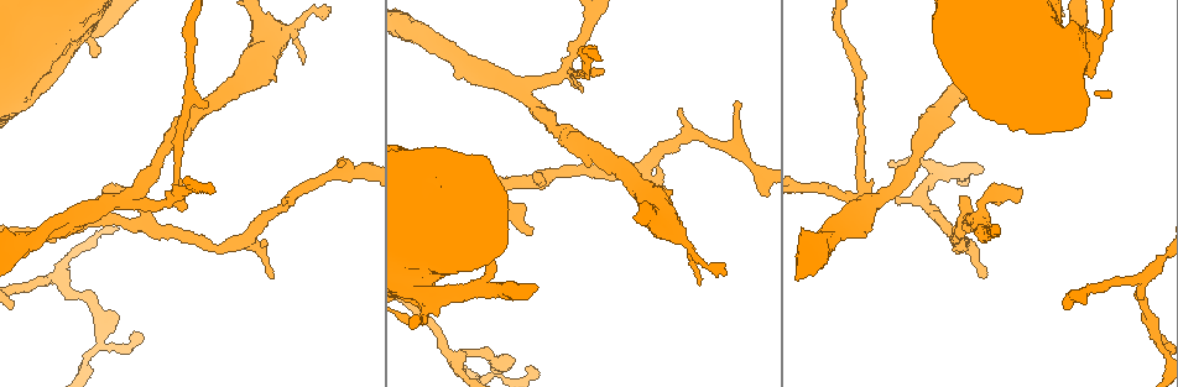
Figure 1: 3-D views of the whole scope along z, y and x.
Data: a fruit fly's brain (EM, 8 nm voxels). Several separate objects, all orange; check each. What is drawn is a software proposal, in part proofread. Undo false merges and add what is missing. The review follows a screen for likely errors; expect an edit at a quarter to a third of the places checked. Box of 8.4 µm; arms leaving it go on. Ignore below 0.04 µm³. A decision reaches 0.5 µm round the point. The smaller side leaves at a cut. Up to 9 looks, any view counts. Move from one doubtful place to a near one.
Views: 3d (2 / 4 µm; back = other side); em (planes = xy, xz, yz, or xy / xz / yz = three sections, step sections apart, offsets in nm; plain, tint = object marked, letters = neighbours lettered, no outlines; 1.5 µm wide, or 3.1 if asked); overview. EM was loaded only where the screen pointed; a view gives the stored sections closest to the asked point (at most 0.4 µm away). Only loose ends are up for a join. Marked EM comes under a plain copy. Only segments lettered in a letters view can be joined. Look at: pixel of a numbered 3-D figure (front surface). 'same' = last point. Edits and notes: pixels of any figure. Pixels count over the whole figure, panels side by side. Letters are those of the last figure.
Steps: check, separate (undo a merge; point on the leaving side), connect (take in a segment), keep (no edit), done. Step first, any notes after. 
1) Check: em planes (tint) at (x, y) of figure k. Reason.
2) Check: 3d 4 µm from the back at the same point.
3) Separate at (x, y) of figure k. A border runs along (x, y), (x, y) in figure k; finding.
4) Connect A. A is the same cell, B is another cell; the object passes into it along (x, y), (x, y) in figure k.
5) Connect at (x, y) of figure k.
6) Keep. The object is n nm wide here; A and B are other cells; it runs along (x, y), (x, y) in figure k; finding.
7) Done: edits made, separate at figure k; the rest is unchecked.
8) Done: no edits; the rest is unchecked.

Check: 3d 2 µm at (456, 353) of figure 1. A narrow waist.

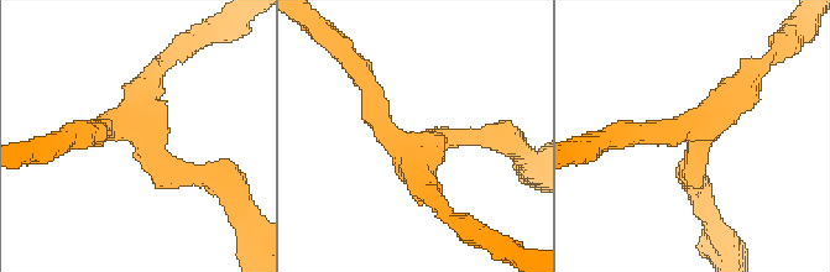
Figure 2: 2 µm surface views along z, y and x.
Check: em xz step 4 (tint) at (417, 145) of figure 2. 3 arms meet here; the arms are 170, 200, 200 nm wide; need the tissue.

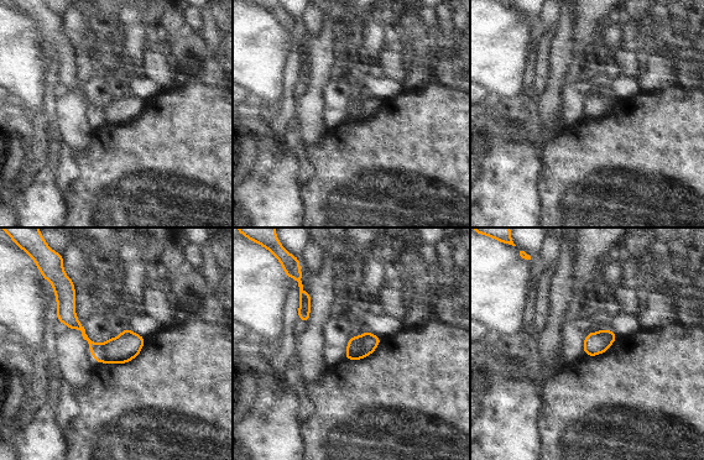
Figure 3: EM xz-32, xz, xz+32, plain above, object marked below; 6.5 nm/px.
Check: em xy step 8 (letters) at the same point. Cut it another way.

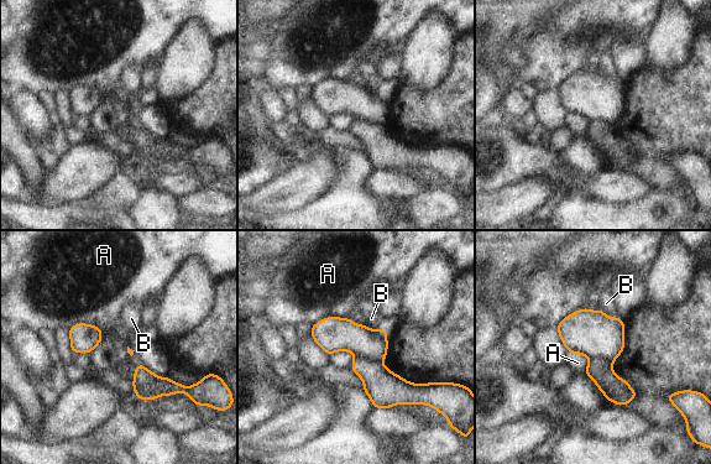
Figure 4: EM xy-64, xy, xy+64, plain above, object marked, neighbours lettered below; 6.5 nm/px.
Separate at (385, 389) of figure 4. The object is 40 nm wide here; A and B are other cells; two cells meet here.

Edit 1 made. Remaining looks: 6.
Check: overview.

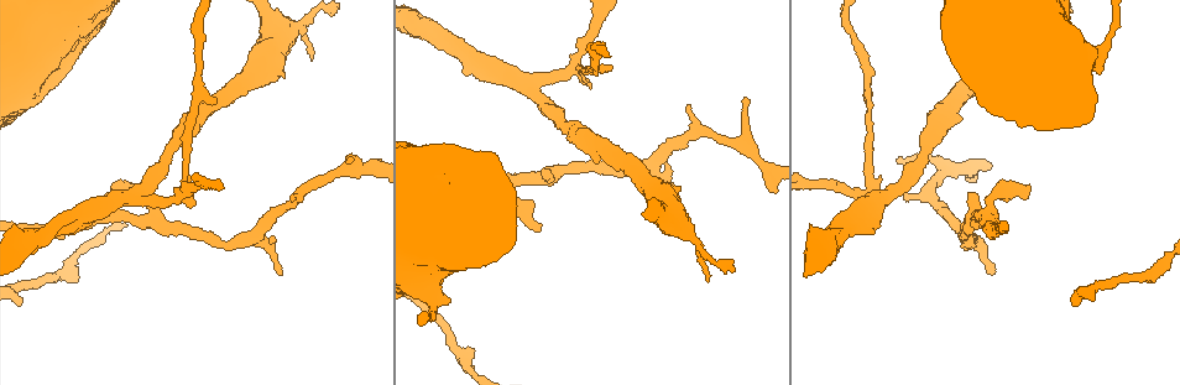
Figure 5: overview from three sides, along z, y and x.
Check: 3d 4 µm at (69, 230) of figure 5. Stops while still wide.

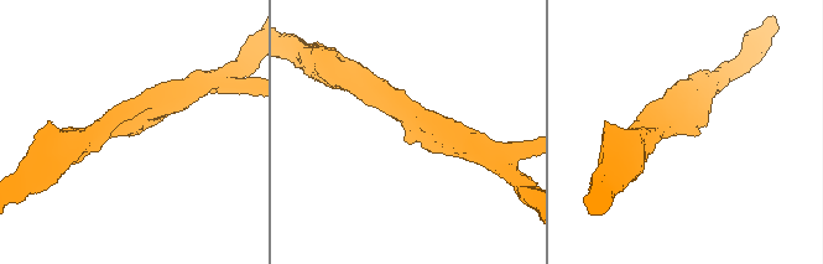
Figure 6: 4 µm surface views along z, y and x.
Check: em planes (letters) at (698, 132) of figure 6.

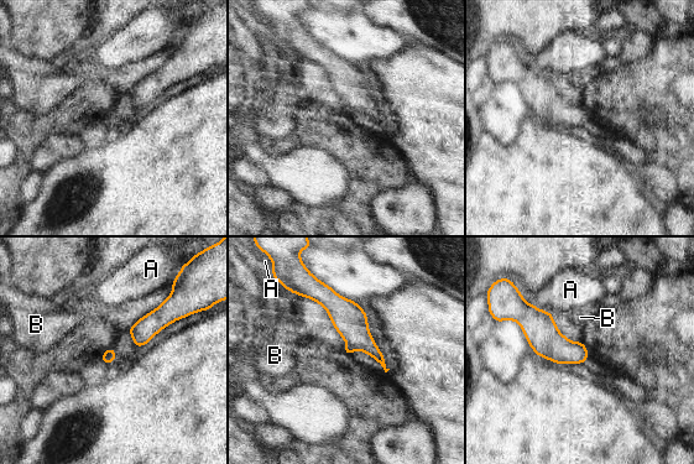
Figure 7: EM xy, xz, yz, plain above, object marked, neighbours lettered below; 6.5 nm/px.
Keep. A and B are other cells; none of them fits.

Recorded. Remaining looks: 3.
Check: 3d 2 µm at (572, 67) of figure 5. Abrupt turn.

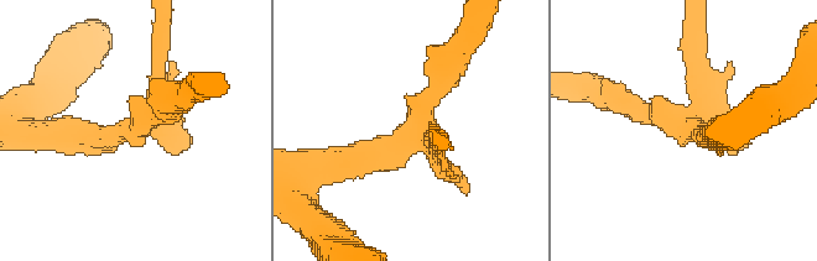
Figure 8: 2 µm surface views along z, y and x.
Check: em xz step 8 (tint) at (685, 120) of figure 8. Now the EM.

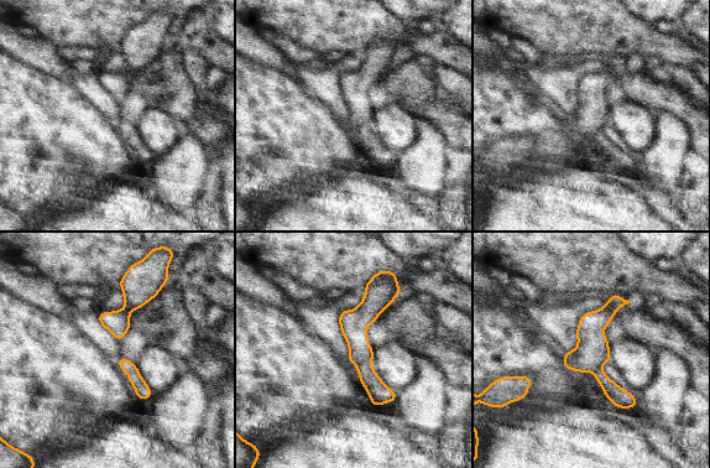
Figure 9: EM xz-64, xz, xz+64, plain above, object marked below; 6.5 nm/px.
Check: em planes (letters) at the same point.

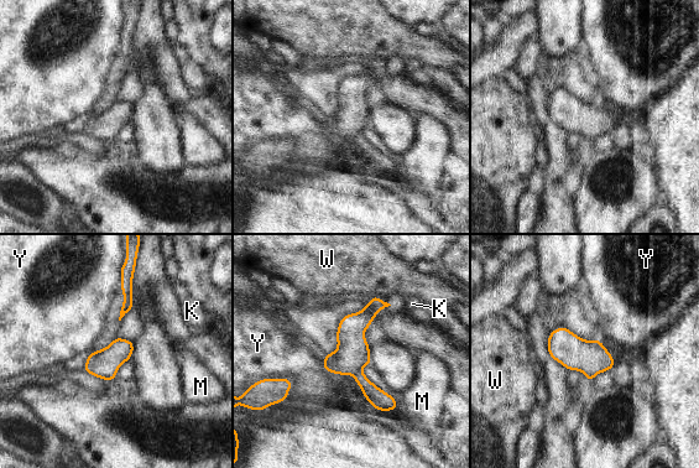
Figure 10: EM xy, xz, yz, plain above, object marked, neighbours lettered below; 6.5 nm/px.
Separate at (379, 399) of figure 10. K, M, W and Y are other cells; the part that leaves runs along (356, 375), (382, 401), (392, 406) in figure 10; two cells meet here.

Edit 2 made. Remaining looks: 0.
Done: edits made, separate at figure 4, separate at figure 10; the rest is unchecked.

